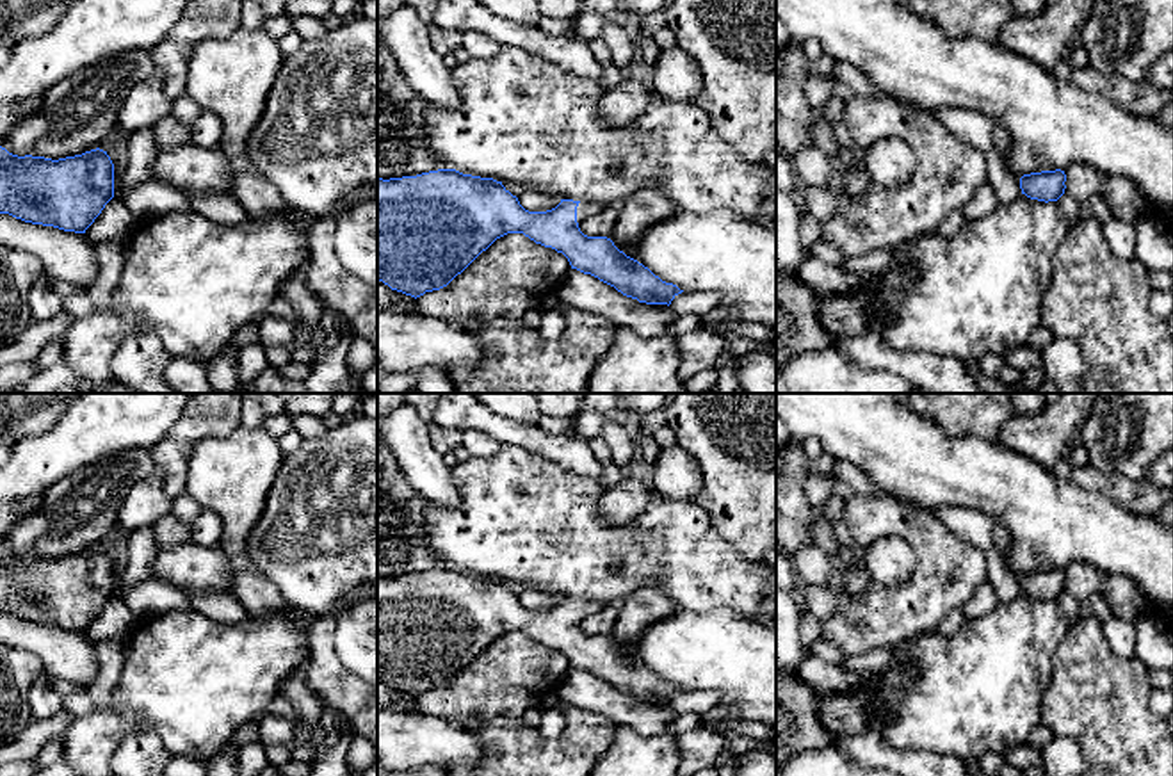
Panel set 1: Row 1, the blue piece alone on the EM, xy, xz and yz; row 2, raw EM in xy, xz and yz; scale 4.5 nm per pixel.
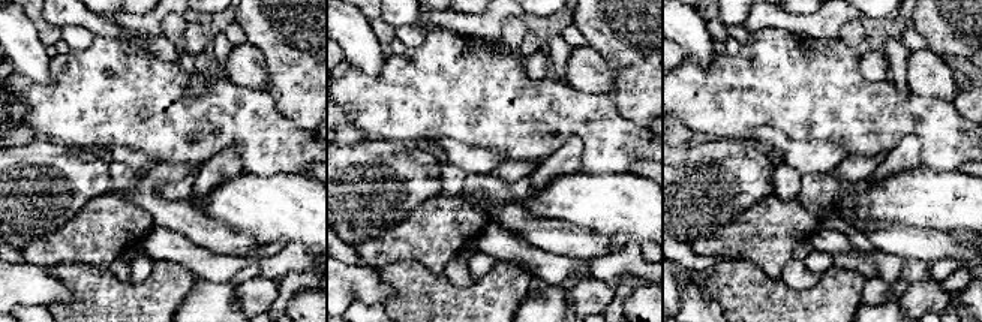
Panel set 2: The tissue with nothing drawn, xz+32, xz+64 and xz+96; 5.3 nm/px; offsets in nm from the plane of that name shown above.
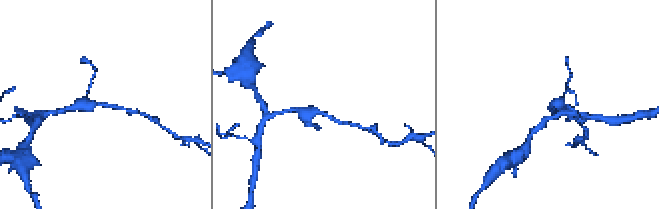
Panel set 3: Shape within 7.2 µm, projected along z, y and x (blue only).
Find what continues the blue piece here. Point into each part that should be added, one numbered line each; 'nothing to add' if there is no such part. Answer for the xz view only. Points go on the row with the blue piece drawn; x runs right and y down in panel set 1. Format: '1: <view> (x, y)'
1: xz (584, 209)

